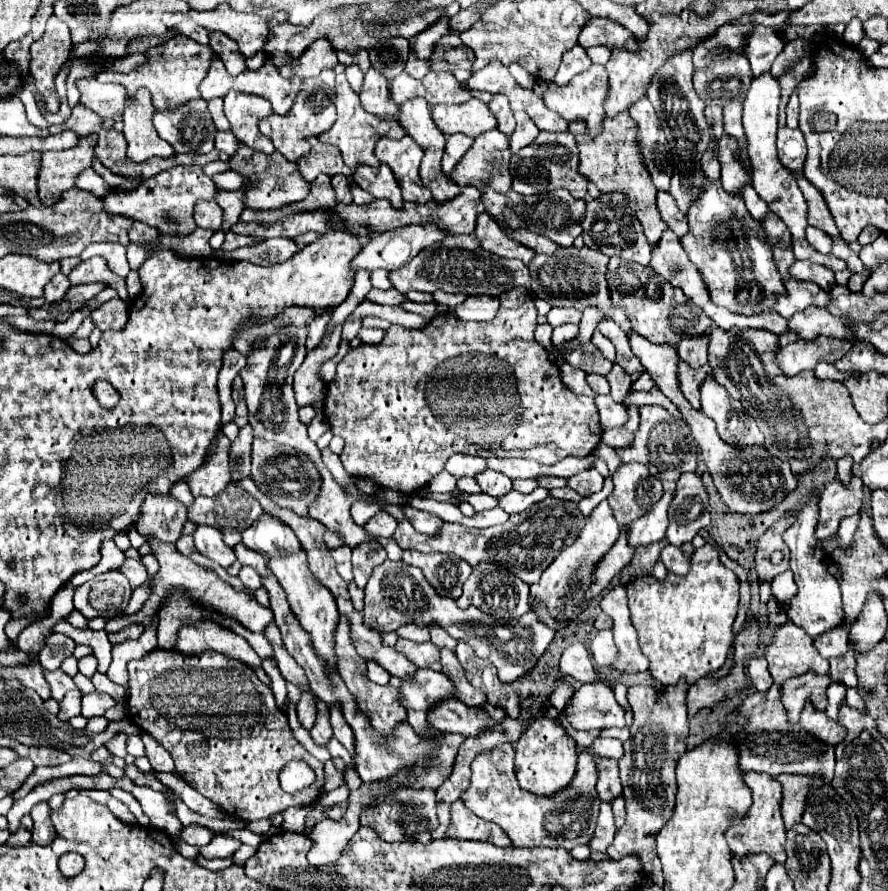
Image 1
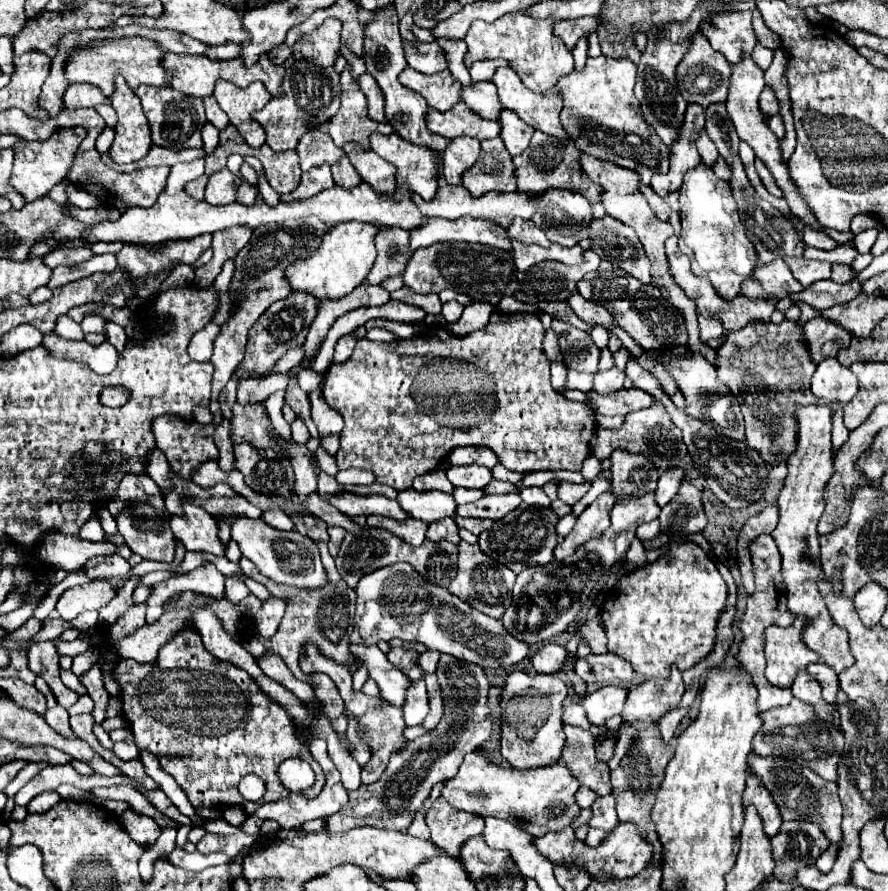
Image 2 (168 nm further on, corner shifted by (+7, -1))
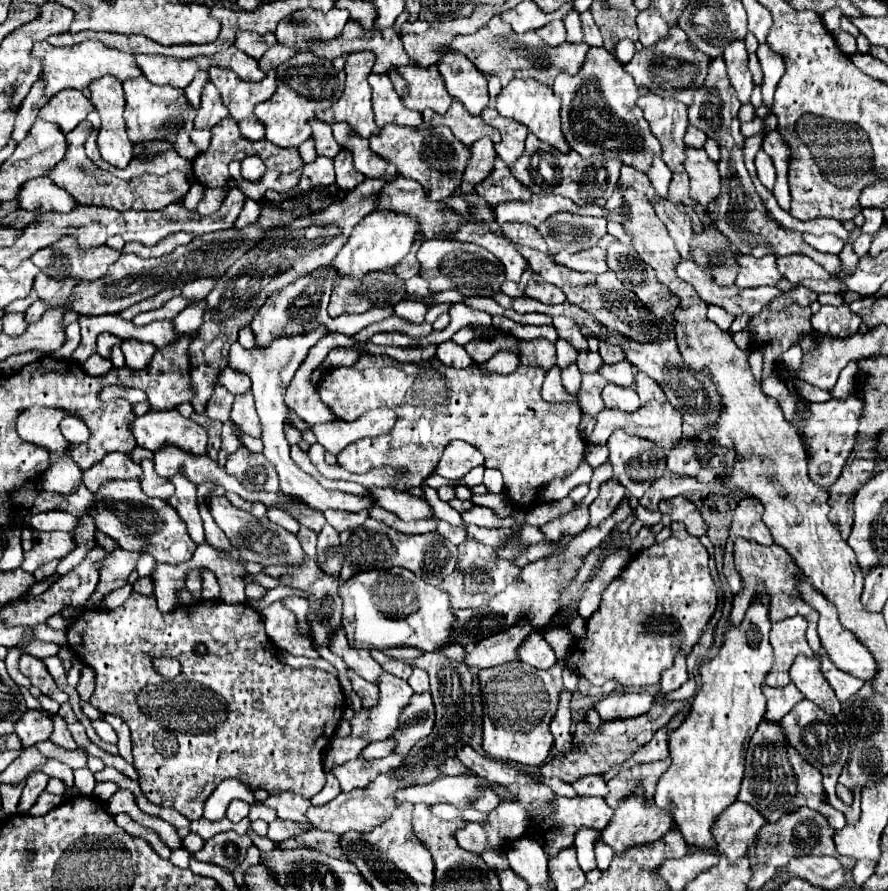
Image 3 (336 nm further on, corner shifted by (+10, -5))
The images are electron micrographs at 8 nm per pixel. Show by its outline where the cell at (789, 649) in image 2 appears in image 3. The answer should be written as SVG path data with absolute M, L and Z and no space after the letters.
M794 616L788 620L776 622L770 630L770 644L774 648L774 664L766 676L766 684L774 688L790 684L788 670L796 660L796 656L804 654L808 658L814 658L814 652L806 640L804 616Z

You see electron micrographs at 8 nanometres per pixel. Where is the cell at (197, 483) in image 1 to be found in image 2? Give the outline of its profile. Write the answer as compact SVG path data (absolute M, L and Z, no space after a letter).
M157 416L153 420L157 448L167 456L171 470L185 480L191 480L193 470L199 468L203 462L215 460L219 456L217 446L213 442L213 430L215 428L211 424L197 424L197 422L183 424L183 420L179 420L179 416Z

